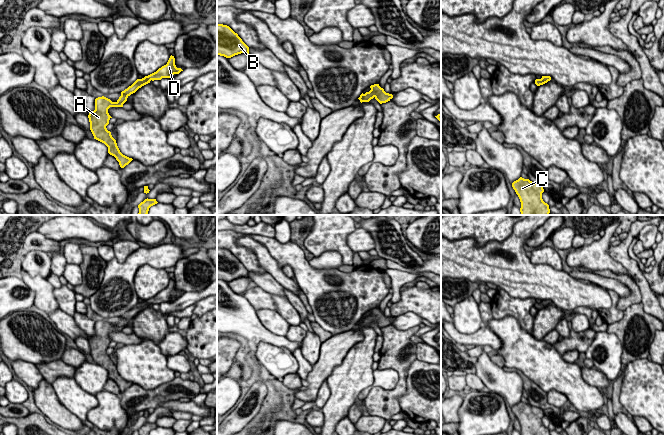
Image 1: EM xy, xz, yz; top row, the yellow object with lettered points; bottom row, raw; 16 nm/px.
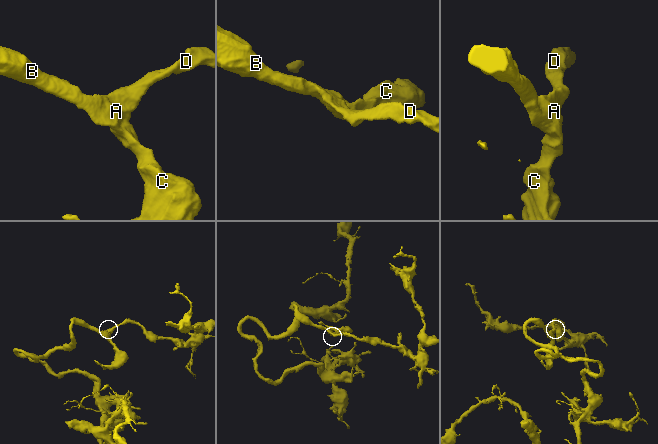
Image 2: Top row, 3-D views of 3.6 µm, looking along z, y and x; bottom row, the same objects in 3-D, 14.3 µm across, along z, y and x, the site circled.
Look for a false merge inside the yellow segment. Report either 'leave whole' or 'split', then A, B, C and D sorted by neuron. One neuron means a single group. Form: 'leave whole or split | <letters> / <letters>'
leave whole | A B C D

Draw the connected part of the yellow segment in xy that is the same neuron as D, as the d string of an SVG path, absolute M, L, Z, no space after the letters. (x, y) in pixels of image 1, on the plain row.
M171 279L166 289L142 303L137 303L131 310L122 315L121 320L116 326L112 326L104 320L95 323L95 334L88 339L90 354L94 363L104 367L108 371L108 377L116 382L121 392L124 392L133 383L120 376L116 364L112 361L111 356L107 354L106 350L112 342L108 337L108 333L110 331L123 331L123 328L131 318L135 317L142 310L150 307L151 304L171 302L174 298L179 298L181 295L183 294L176 291L175 282Z

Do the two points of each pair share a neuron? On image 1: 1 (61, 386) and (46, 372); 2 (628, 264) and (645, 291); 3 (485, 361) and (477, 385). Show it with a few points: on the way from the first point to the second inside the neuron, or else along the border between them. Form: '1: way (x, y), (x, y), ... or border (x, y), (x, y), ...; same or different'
1: border (73, 377), (58, 377), (51, 383); different
2: way (634, 271), (642, 284); same
3: border (474, 373), (485, 385); different

